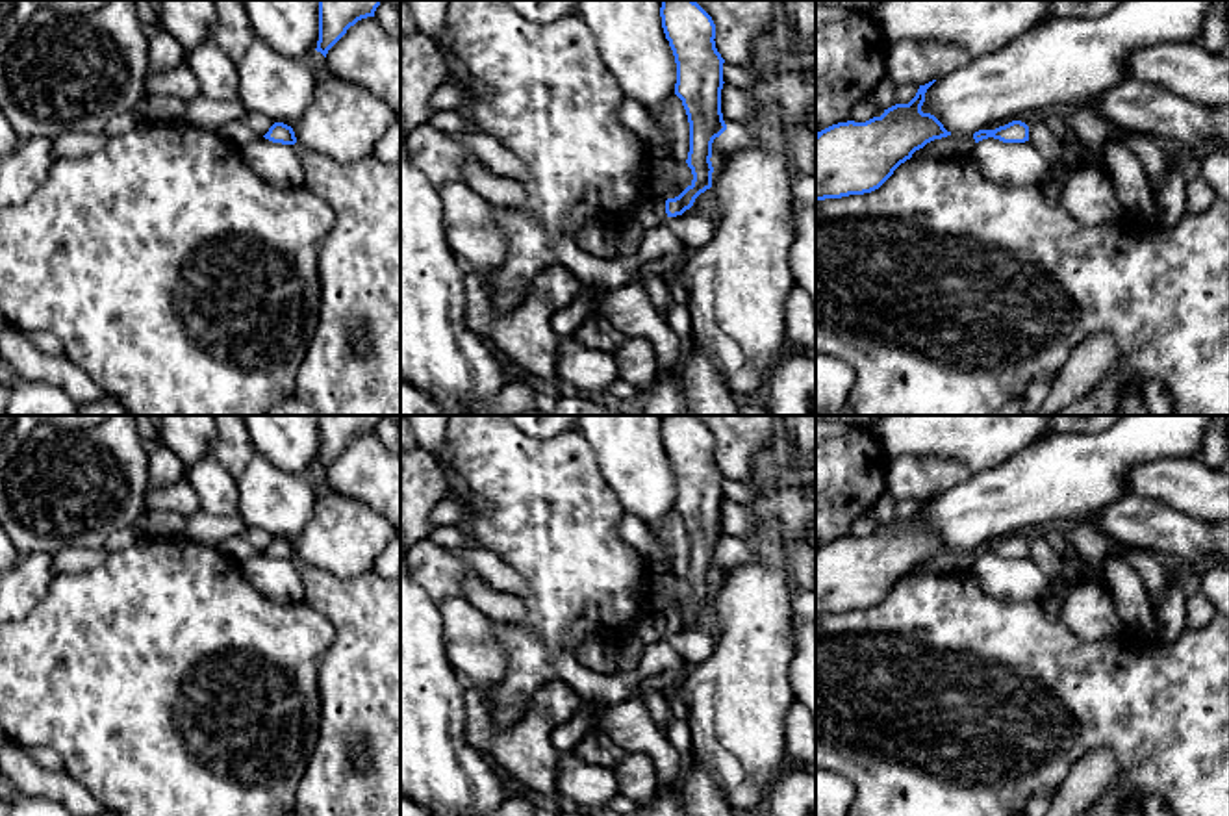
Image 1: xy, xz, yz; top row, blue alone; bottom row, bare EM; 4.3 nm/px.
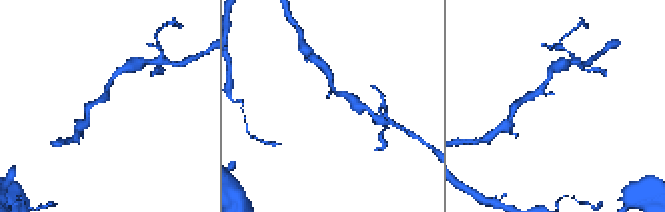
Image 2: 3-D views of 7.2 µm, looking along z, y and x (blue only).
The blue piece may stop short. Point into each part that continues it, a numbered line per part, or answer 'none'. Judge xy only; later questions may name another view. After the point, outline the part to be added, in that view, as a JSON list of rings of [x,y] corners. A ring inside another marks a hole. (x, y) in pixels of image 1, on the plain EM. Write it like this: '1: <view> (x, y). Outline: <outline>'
none

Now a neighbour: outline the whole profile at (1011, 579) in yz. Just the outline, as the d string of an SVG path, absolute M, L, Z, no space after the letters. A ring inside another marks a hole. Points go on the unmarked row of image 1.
M988 553L975 558L969 571L986 593L1003 601L1040 599L1051 580L1031 556L1003 558Z

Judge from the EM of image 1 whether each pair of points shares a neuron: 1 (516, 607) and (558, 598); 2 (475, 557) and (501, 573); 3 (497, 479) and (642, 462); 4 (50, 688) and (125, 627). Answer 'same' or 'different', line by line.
1: different
2: same
3: different
4: same

